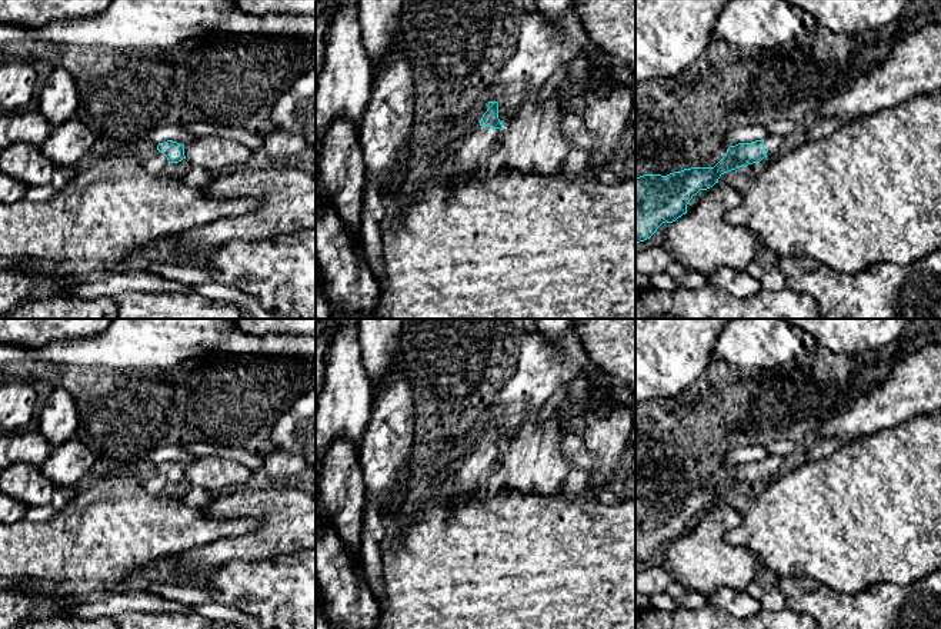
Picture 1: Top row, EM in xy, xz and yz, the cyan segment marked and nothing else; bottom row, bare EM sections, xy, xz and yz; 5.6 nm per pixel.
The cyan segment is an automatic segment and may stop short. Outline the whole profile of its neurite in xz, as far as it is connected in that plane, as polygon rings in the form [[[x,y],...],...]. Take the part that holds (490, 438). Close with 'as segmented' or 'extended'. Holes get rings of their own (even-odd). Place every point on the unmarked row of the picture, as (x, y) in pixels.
[[[488,422],[488,429],[480,440],[475,453],[468,457],[457,472],[457,480],[453,492],[453,502],[458,503],[463,497],[468,497],[497,467],[503,452],[503,445],[498,439],[498,423]]]; extended

